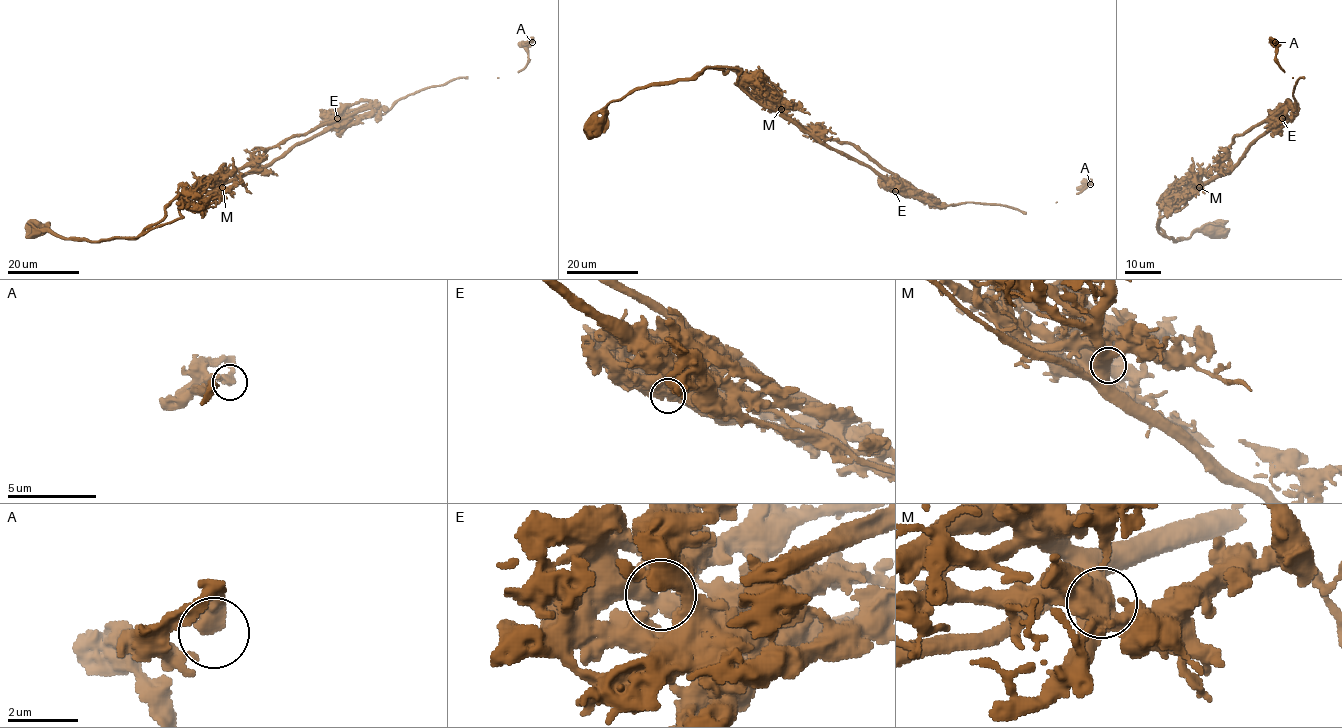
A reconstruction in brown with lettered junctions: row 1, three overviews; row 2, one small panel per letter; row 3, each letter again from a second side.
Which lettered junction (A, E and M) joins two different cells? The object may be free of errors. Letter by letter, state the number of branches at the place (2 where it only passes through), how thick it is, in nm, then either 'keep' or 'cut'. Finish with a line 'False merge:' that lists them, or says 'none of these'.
A: 1 branches meet; 500 nm thick; keep
E: 4 branches meet; 500 nm thick; cut
M: 2 branches meet; 600 nm thick; keep
False merge: E

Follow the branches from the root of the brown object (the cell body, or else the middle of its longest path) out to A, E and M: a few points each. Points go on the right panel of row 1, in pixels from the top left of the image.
A: (1223, 230), (1173, 241), (1158, 227), (1159, 199), (1229, 170), (1292, 114), (1303, 77), (1279, 65), (1275, 42)
E: (1223, 230), (1196, 230), (1188, 238), (1173, 241), (1158, 227), (1159, 199), (1229, 170), (1282, 118)
M: (1223, 230), (1196, 230), (1188, 238), (1173, 241), (1158, 227), (1159, 199), (1164, 194), (1199, 187)

